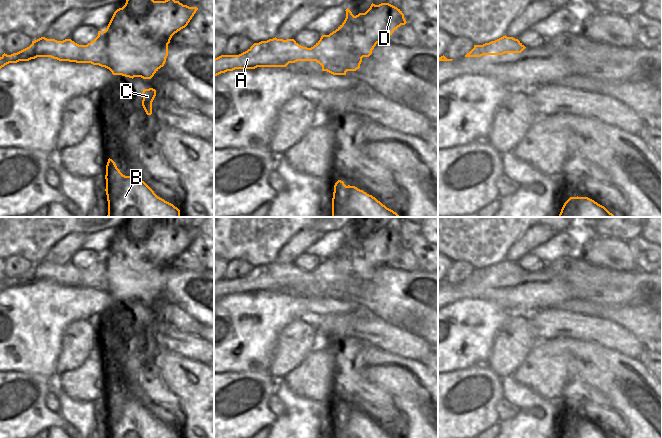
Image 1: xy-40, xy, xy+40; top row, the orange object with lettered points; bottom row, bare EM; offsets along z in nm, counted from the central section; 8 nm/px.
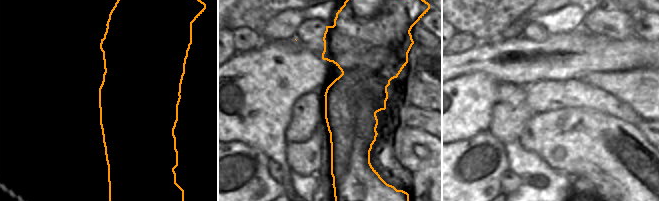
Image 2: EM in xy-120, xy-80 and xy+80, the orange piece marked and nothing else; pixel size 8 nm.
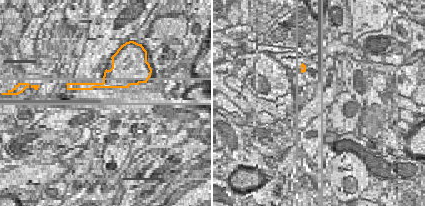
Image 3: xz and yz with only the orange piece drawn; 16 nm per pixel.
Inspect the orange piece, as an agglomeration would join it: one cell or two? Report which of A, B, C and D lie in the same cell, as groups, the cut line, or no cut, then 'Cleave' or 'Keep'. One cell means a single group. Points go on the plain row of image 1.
Groups: A / B C D. Split along xy-40 (79, 269), (82, 286). Cleave

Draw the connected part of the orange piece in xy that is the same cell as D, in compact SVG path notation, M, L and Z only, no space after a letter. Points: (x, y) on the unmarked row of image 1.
M389 227L371 228L365 237L354 240L347 232L344 246L329 259L322 259L320 264L310 273L316 286L322 290L322 295L333 299L346 299L347 295L360 292L363 281L369 281L377 267L387 267L387 263L395 253L407 246L404 238L397 231Z

